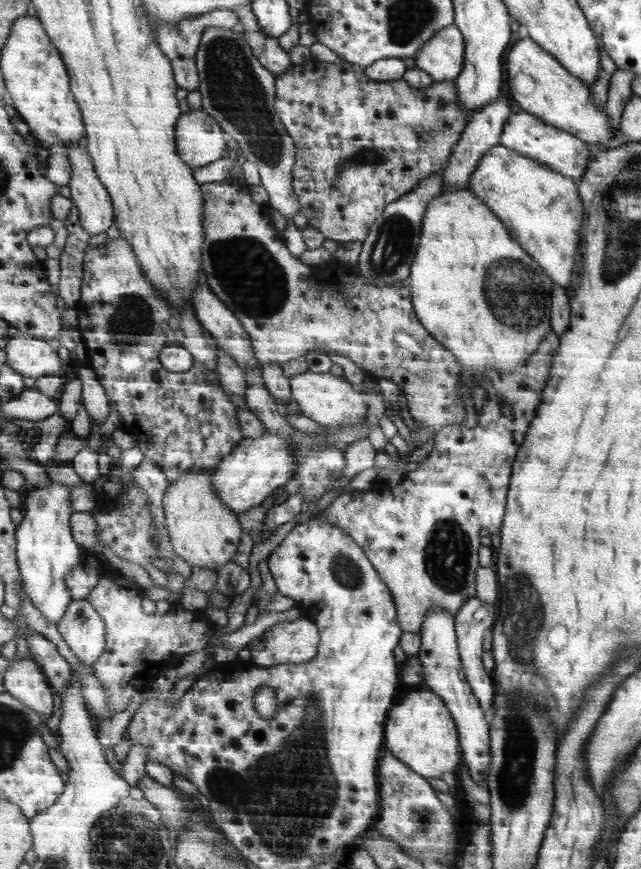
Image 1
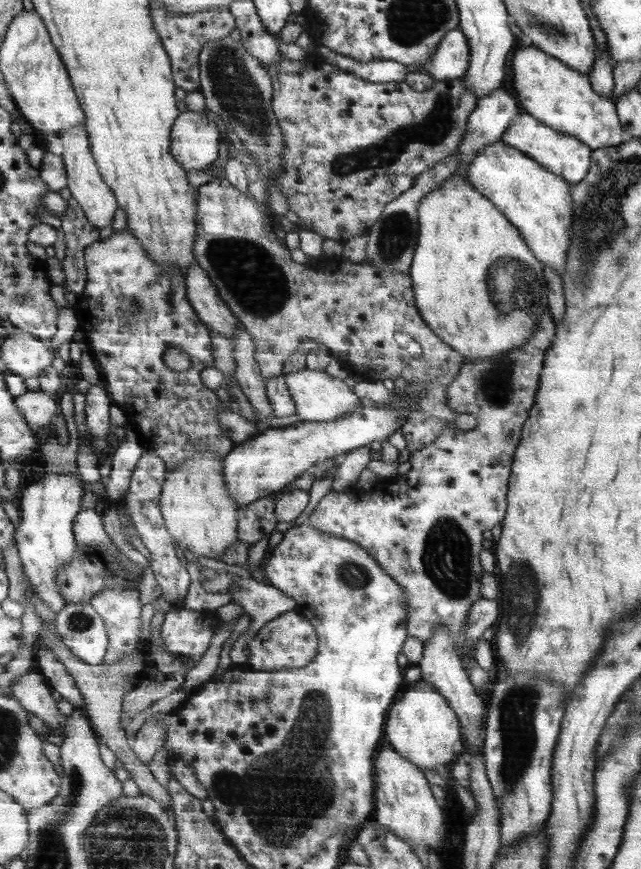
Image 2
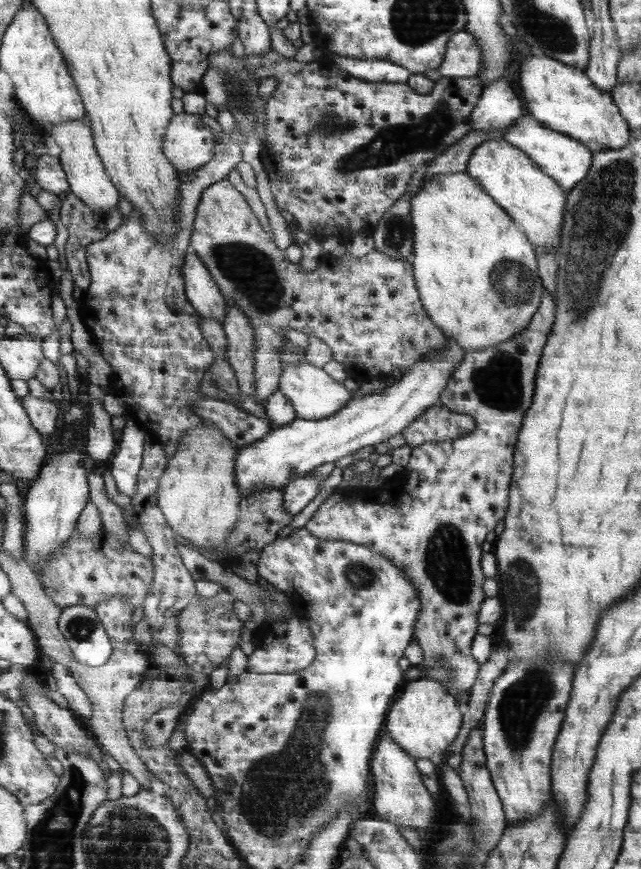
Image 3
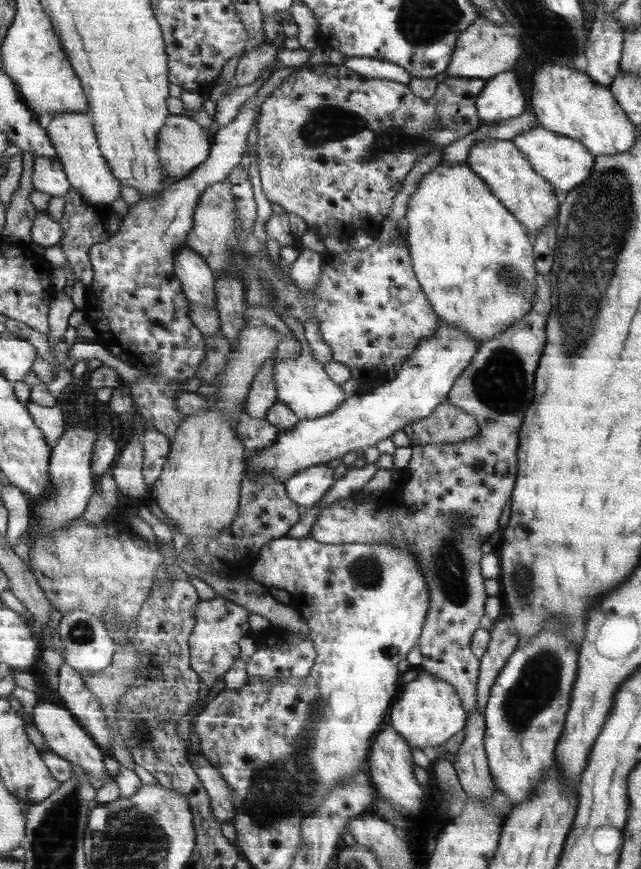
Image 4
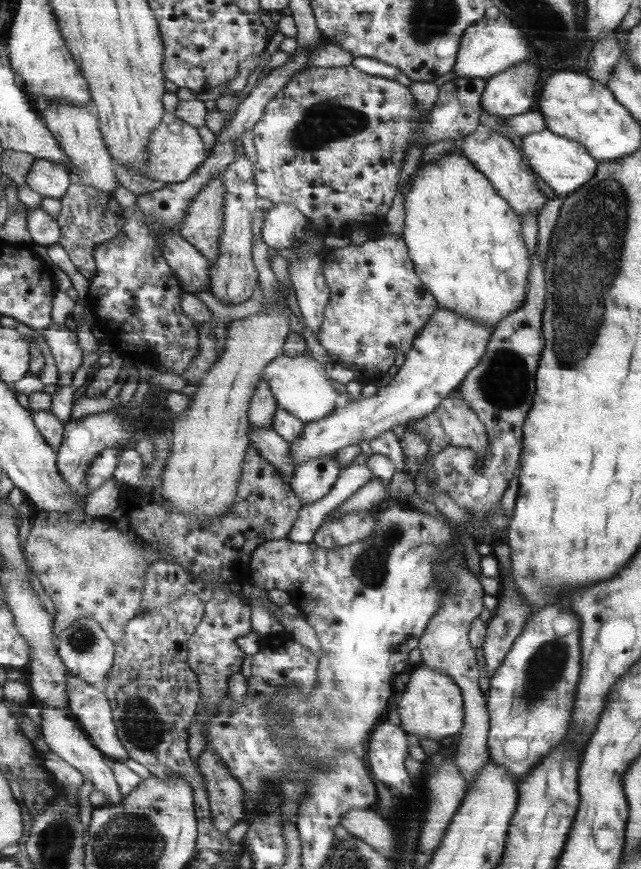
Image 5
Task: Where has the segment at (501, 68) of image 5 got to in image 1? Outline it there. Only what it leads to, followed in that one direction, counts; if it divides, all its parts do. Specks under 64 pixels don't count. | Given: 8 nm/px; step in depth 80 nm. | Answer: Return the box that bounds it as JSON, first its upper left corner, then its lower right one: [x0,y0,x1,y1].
[415,24,466,82]

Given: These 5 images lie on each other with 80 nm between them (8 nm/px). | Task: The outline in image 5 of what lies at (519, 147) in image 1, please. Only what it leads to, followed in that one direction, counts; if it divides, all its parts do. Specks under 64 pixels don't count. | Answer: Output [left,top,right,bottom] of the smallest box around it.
[522,129,598,196]

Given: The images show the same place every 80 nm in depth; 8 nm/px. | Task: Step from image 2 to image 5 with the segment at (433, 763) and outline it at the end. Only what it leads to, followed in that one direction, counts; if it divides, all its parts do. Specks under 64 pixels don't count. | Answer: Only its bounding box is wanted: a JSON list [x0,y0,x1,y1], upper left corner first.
[394,663,466,744]

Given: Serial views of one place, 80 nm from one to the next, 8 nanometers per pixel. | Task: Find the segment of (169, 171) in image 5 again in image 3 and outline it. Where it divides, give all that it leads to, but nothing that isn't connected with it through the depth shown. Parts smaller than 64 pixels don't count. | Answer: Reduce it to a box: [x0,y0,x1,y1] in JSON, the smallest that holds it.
[164,111,219,175]

